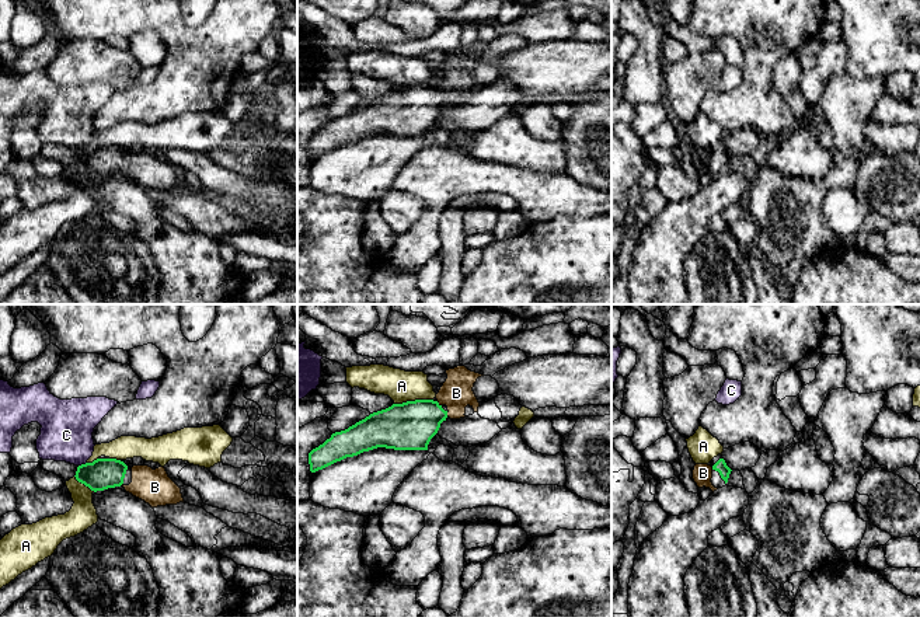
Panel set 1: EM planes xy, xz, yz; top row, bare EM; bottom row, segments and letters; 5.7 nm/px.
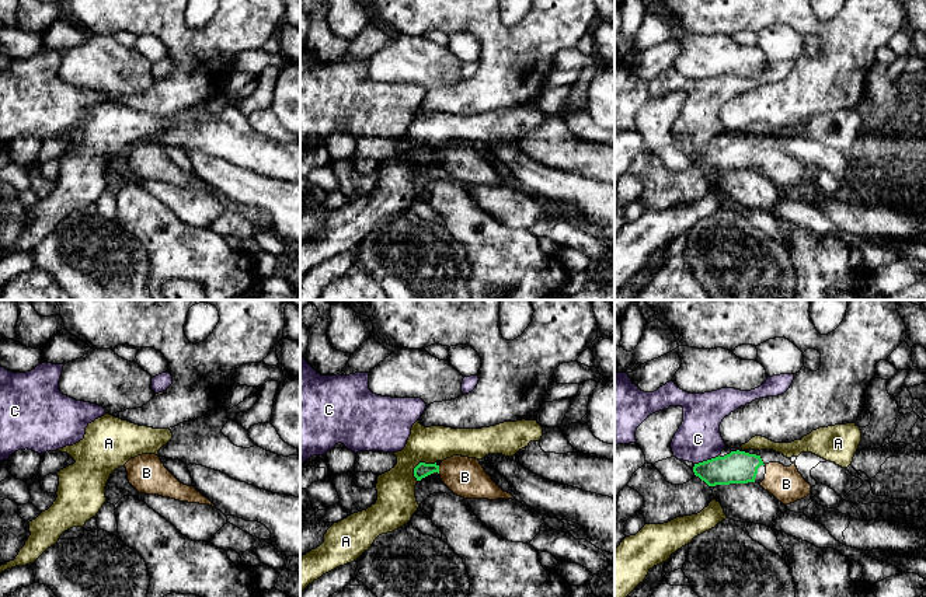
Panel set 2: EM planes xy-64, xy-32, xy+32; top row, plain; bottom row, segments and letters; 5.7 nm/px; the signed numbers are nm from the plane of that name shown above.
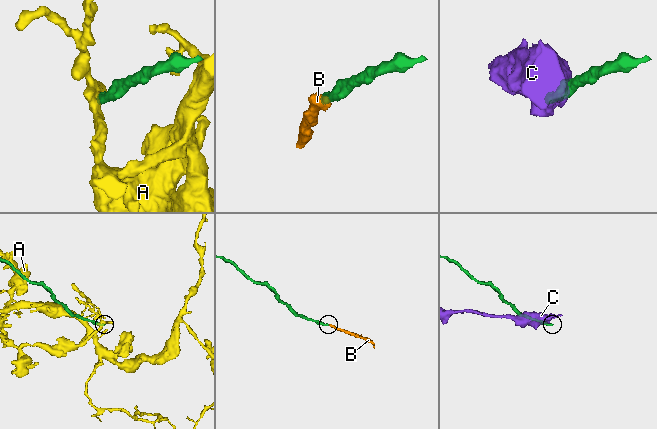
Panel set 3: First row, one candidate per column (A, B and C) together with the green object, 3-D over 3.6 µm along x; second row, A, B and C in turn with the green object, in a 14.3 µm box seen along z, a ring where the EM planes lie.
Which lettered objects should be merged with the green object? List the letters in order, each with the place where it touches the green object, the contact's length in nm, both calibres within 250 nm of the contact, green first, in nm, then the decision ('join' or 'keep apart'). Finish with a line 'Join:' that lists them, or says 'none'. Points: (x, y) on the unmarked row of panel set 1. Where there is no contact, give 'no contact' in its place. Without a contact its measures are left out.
A: xz (413, 87) | 220 nm | 280/180 nm | keep apart
B: xz (438, 90) | 40 nm | 280/190 nm | join
C: xy (82, 150) | 50 nm | 180/300 nm | keep apart
Join: B

